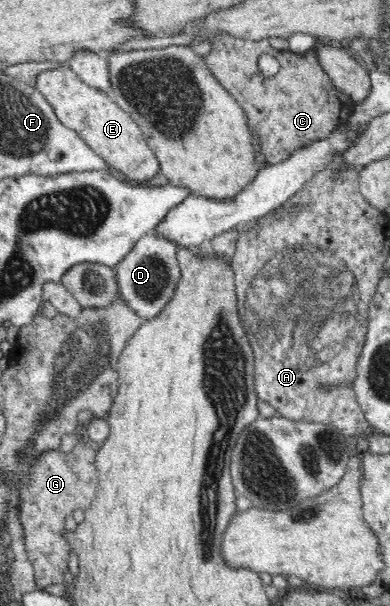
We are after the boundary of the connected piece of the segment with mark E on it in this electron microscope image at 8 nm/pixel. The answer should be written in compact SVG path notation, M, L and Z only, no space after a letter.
M59 67L41 73L34 87L53 107L60 122L77 133L77 136L105 160L109 167L118 171L122 179L131 179L142 184L148 179L153 179L160 171L157 156L147 146L137 122L112 101L110 93L106 94L86 85L70 67Z

